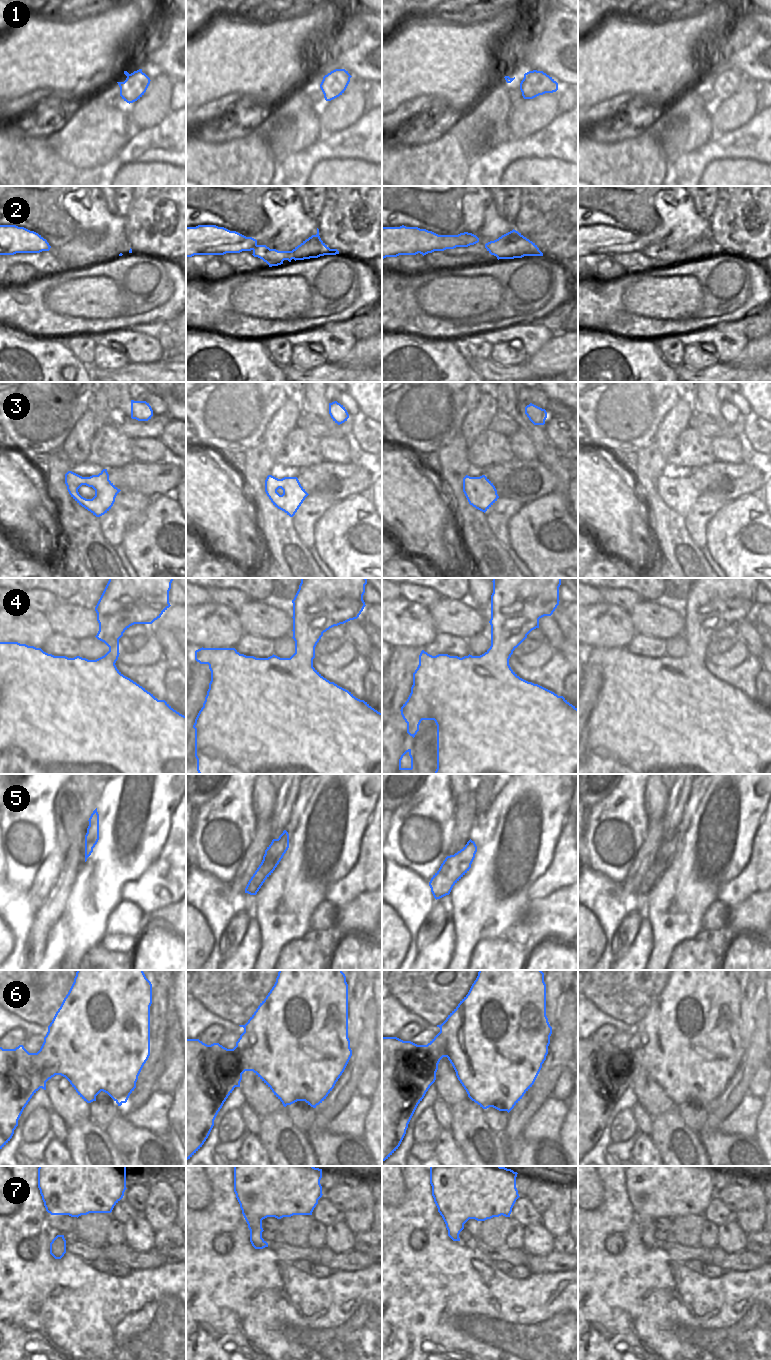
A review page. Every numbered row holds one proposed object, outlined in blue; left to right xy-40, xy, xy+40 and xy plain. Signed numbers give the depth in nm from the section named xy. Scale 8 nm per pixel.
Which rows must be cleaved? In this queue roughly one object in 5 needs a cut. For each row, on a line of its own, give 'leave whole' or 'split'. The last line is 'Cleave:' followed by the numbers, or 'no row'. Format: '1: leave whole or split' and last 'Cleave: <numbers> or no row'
1: leave whole
2: leave whole
3: leave whole
4: leave whole
5: leave whole
6: leave whole
7: leave whole
Cleave: no row

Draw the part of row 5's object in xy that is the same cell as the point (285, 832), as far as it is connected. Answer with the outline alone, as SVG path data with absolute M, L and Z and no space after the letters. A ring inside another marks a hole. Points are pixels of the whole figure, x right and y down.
M286 830L278 839L273 839L265 850L263 860L251 879L249 880L245 893L256 895L265 880L273 873L284 854L289 848L289 834Z

